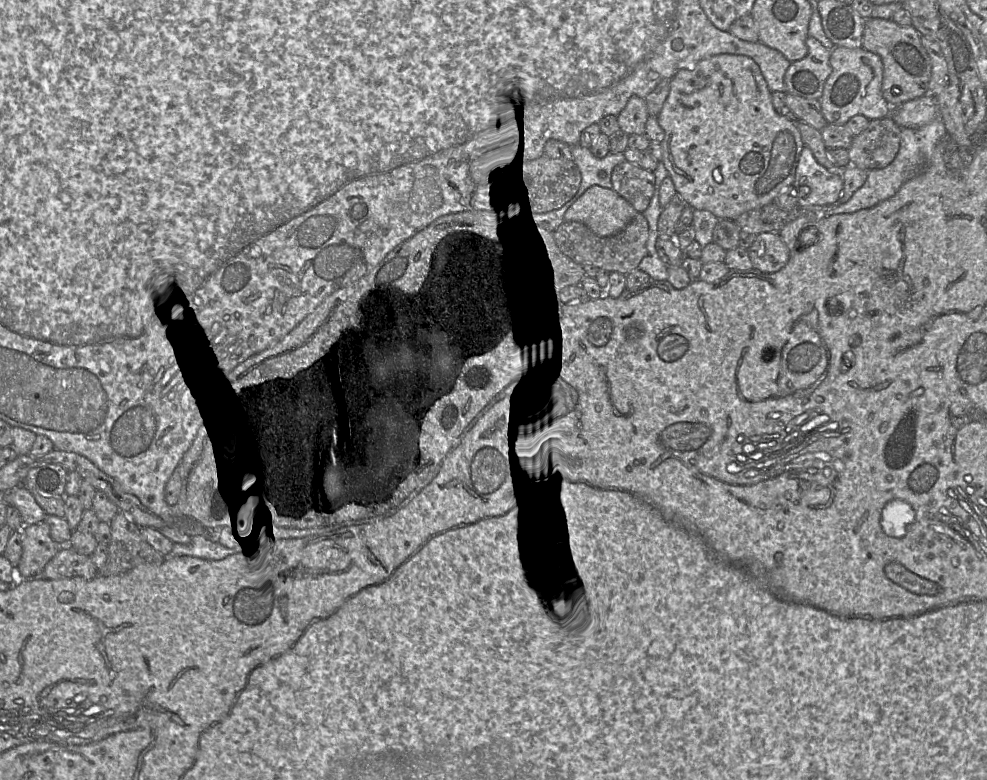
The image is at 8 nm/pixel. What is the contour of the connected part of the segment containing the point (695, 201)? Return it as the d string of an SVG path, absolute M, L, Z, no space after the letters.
M718 54L699 61L693 67L679 70L670 80L669 94L657 115L659 125L664 130L661 141L662 162L668 176L673 180L677 194L693 209L707 210L719 219L736 220L741 214L773 202L780 191L793 185L804 143L795 122L779 114L773 106L771 92L757 63L745 55Z

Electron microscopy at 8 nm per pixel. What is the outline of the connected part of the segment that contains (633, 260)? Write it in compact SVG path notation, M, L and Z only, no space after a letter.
M637 213L622 231L608 237L595 235L582 223L566 221L547 233L548 240L572 261L578 264L592 265L602 271L627 275L638 268L646 254L649 225L643 214Z

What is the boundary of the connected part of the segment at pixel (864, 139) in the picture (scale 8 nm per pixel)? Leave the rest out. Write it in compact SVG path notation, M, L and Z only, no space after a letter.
M891 117L870 120L867 128L853 137L848 148L851 165L865 170L882 169L895 159L901 143L901 127Z

